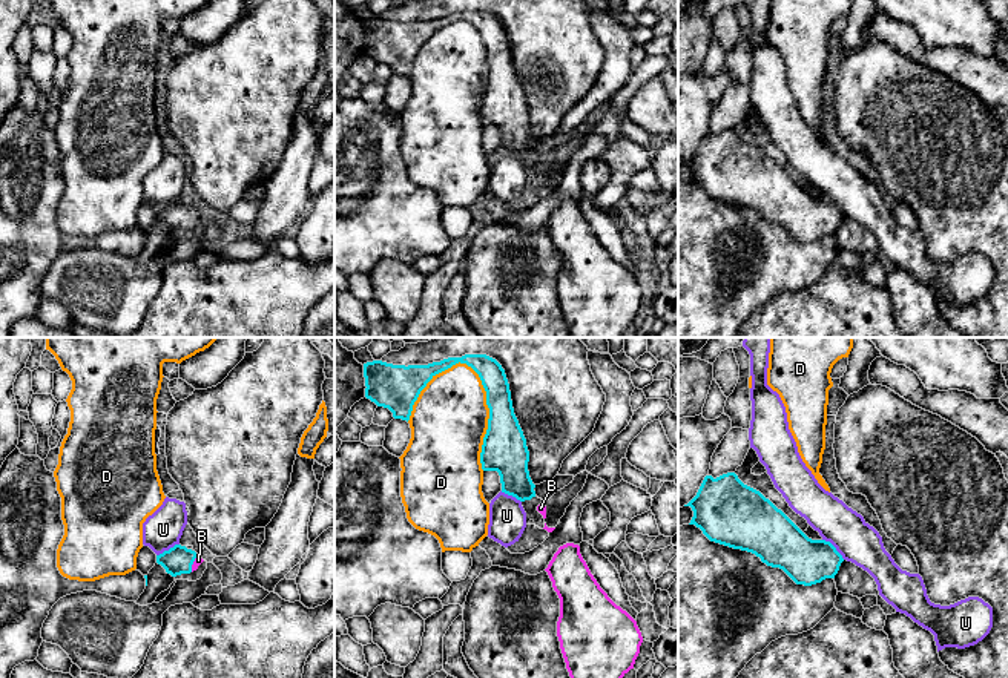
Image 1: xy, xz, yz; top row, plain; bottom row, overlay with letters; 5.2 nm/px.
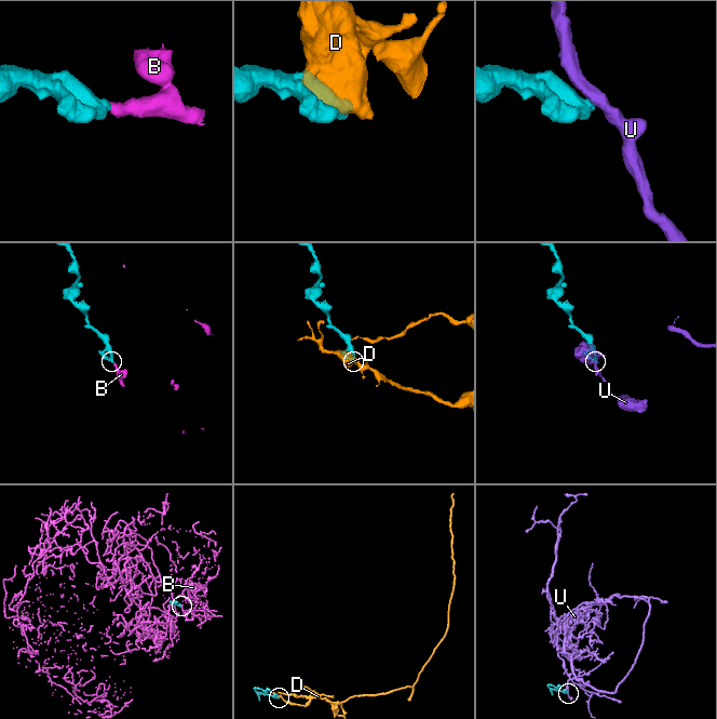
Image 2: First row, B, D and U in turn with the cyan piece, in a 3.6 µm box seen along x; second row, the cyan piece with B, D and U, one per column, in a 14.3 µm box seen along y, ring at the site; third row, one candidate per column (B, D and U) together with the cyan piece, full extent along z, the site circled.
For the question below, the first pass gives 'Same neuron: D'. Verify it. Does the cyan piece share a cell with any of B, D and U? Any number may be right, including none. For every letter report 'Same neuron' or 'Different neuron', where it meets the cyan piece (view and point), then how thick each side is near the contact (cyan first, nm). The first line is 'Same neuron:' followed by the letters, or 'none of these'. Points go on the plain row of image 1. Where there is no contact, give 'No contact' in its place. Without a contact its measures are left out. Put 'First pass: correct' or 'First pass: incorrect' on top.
First pass: incorrect
Same neuron: B
B: Same neuron. Touches cyan at xy (192, 220). Thickness 150 nm (cyan) against 40 nm
D: Different neuron. Touches cyan at xz (490, 69). Thickness 240 nm (cyan) against 400 nm
U: Different neuron. Touches cyan at yz (835, 204). Thickness 240 nm (cyan) against 220 nm

